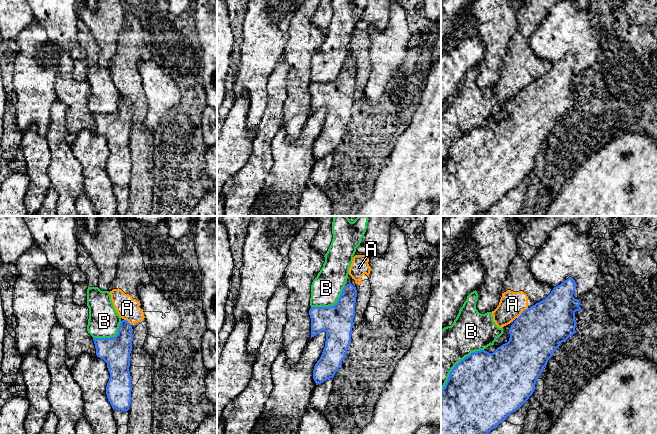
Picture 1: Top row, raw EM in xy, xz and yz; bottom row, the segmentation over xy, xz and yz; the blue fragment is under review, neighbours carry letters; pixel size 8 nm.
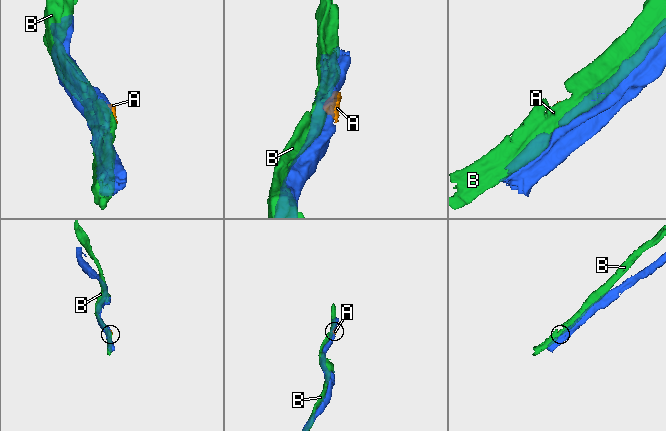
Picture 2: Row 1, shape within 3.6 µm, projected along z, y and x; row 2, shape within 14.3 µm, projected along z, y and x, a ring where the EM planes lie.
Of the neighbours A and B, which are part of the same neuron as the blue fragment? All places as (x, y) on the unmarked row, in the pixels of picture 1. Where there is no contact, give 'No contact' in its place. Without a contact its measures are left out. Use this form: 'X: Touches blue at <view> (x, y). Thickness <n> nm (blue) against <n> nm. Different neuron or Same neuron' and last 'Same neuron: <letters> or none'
A: Touches blue at yz (522, 88). Thickness 400 nm (blue) against 200 nm. Different neuron
B: Touches blue at yz (456, 140). Thickness 500 nm (blue) against 320 nm. Different neuron
Same neuron: none

